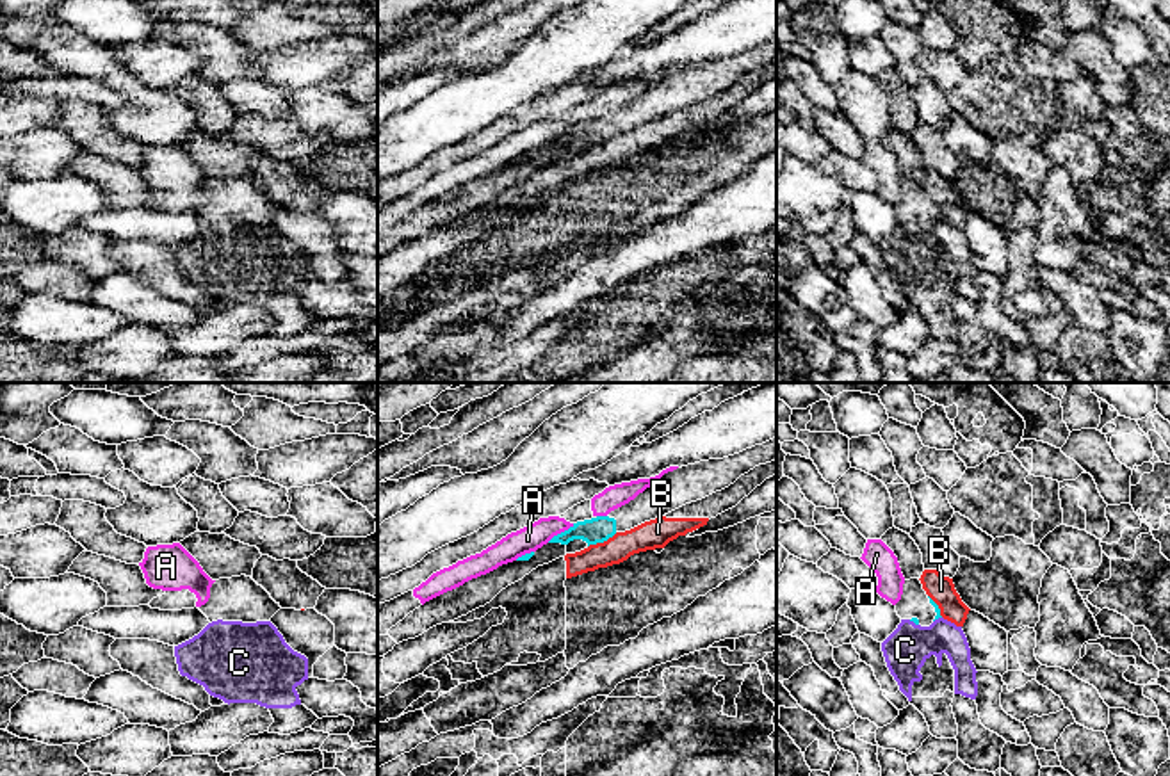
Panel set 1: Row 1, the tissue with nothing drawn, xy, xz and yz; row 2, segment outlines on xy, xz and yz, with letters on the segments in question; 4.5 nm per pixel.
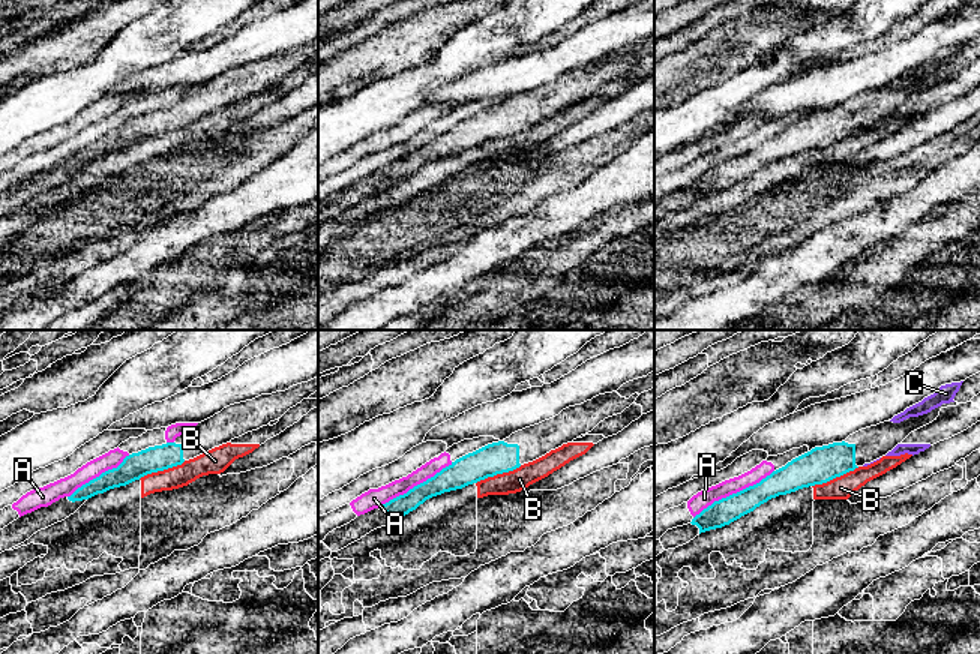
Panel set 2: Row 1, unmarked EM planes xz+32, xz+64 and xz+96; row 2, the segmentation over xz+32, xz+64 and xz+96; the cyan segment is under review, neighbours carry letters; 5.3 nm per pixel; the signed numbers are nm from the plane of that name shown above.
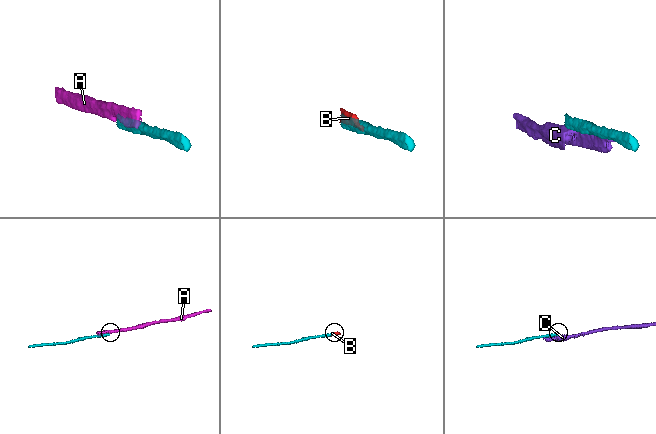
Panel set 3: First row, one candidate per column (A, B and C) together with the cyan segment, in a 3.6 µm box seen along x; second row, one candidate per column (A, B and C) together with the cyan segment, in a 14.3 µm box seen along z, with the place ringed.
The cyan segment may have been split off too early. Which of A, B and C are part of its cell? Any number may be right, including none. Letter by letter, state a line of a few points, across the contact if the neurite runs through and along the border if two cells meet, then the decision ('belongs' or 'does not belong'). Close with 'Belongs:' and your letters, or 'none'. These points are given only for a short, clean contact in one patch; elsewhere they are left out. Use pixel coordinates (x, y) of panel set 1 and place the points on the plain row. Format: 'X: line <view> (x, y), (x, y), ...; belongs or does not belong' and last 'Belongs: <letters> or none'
A: does not belong
B: line xz (617, 134), (588, 148); does not belong
C: does not belong
Belongs: none

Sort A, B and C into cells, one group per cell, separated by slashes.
A / B / C

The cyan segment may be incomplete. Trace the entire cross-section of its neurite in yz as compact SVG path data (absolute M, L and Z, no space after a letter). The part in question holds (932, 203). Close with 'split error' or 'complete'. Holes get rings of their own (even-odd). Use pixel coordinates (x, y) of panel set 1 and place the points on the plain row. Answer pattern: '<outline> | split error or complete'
M919 180L905 182L896 214L901 221L910 221L921 228L930 228L942 219L938 206L926 196Z | split error

